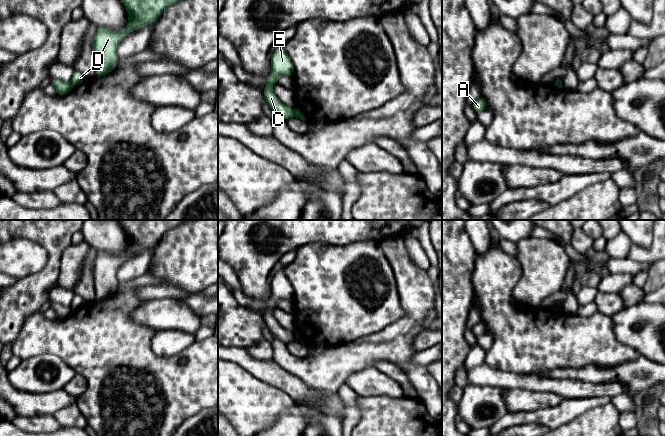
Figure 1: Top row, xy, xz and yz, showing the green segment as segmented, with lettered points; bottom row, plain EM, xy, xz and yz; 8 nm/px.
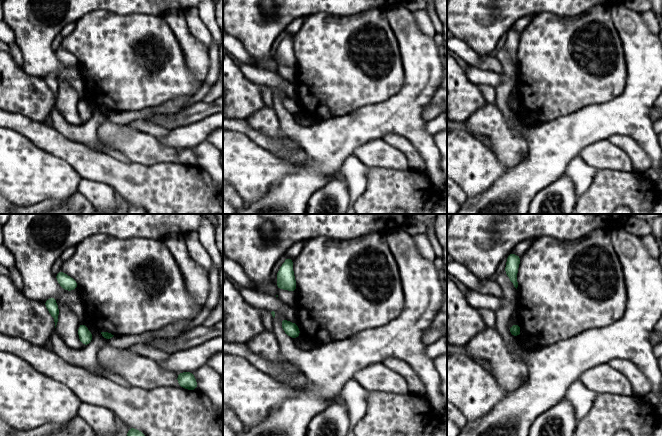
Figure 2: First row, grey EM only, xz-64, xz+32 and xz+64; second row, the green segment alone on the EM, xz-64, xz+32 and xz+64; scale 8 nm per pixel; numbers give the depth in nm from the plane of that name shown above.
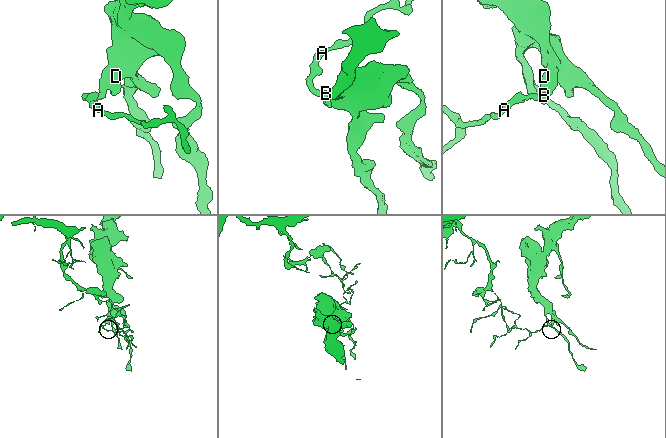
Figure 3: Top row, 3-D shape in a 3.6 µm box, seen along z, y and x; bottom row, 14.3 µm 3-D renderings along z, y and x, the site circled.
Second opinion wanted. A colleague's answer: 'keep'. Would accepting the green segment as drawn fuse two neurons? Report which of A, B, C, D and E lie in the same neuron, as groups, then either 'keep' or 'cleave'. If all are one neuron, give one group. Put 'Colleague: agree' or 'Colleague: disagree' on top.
Colleague: disagree
A C E / B D; cleave

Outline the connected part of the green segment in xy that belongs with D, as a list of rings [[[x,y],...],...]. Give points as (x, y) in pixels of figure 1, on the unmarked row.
[[[118,220],[124,228],[129,240],[125,253],[112,255],[98,251],[93,265],[93,281],[96,300],[104,300],[118,290],[116,277],[123,261],[143,250],[155,247],[163,235],[181,223],[193,220]]]

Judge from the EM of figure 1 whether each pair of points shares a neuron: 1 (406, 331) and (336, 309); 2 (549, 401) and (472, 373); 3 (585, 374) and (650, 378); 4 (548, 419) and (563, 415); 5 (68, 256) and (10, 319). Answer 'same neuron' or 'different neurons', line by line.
1: different neurons
2: different neurons
3: same neuron
4: same neuron
5: different neurons

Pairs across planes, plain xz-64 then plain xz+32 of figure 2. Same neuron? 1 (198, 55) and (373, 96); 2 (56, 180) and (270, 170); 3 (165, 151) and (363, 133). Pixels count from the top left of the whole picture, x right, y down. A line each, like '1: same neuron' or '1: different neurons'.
1: different neurons
2: same neuron
3: different neurons

